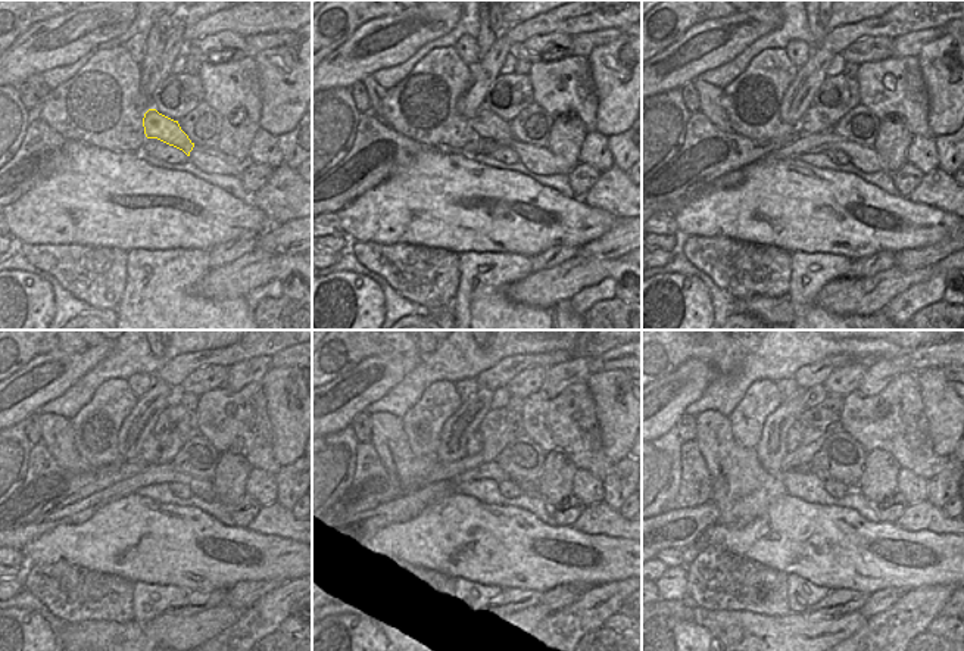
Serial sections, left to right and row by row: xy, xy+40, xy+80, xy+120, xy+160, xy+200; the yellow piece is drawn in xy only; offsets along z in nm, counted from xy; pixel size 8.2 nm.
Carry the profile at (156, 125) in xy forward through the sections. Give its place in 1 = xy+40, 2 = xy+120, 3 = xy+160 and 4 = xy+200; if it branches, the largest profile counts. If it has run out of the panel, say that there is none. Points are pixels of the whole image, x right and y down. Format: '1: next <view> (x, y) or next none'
1: next xy+40 (486, 125)
2: next xy+120 (150, 449)
3: next xy+160 (474, 442)
4: next xy+200 (794, 439)

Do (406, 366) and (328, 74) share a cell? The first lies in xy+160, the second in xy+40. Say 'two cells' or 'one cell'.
one cell

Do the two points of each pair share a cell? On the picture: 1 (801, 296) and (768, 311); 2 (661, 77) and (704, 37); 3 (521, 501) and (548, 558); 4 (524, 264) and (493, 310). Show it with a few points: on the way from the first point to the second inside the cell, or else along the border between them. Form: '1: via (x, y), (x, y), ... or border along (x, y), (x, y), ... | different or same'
1: border along (786, 296), (794, 314) | different
2: via (671, 69), (693, 47) | same
3: border along (490, 502), (523, 507), (545, 523), (555, 525) | different
4: via (511, 270), (492, 289), (492, 296) | same

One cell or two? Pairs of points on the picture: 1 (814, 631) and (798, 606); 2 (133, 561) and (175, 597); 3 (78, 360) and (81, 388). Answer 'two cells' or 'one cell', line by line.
1: two cells
2: two cells
3: two cells

